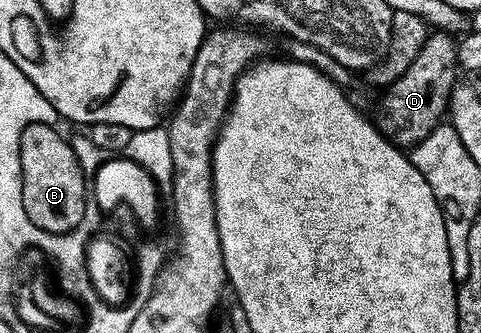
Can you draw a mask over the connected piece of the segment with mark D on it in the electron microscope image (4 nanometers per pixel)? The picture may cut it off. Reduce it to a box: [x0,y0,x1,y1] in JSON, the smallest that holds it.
[373,31,457,150]

